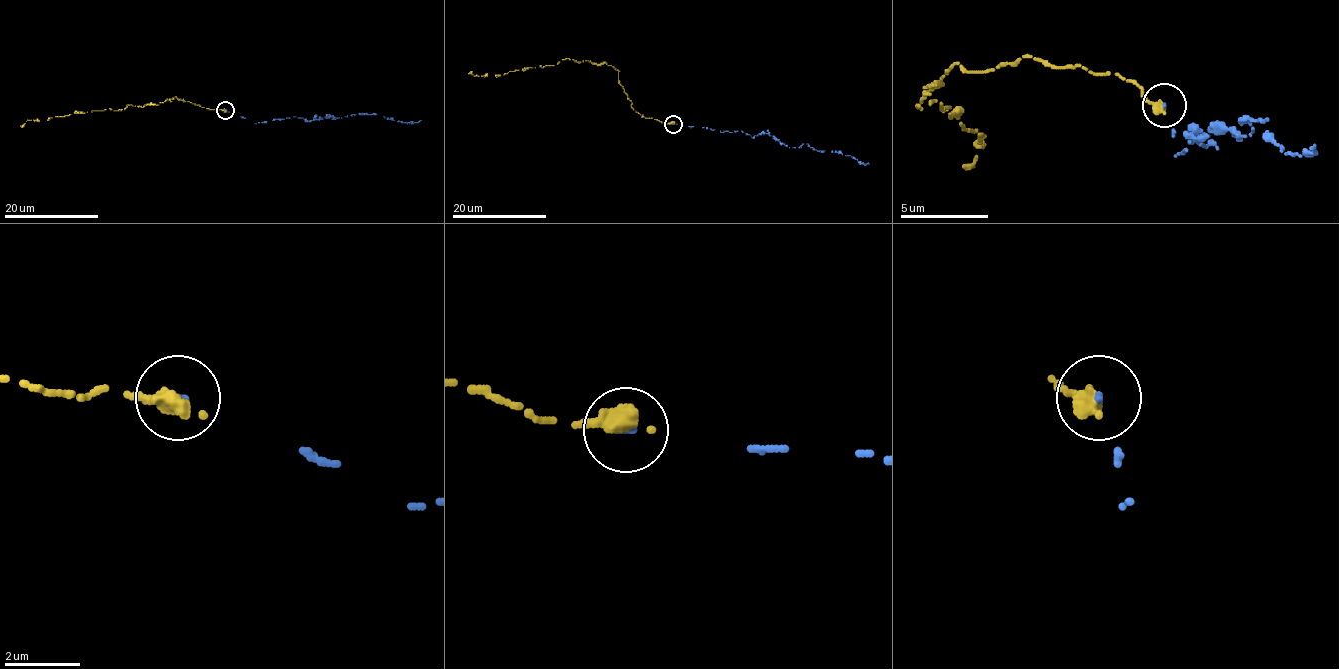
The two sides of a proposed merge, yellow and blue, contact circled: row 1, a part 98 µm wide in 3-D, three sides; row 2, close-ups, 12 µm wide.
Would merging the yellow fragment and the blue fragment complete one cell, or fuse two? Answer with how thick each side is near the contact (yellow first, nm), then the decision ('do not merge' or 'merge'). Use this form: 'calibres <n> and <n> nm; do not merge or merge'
calibres 480 and 140 nm; merge

